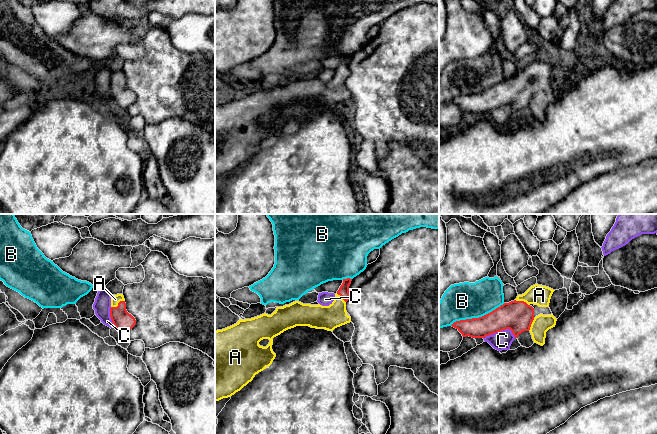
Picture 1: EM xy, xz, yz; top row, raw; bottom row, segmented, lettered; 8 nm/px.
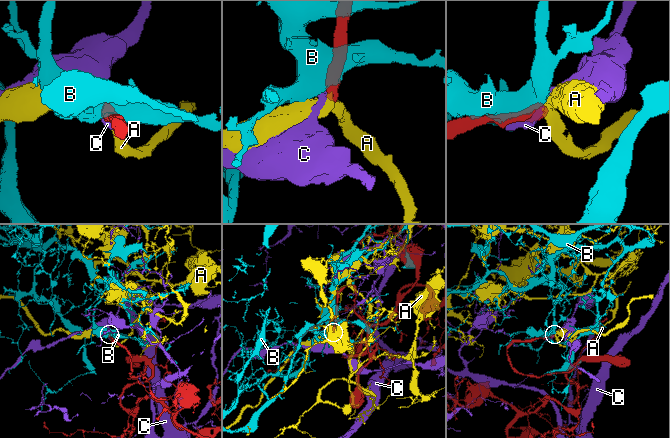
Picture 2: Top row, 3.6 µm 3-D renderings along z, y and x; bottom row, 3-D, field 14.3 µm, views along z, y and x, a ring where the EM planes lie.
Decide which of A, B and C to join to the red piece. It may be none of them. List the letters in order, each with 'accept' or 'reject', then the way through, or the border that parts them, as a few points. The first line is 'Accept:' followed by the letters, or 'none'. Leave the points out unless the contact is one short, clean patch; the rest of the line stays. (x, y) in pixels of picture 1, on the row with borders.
Accept: A
A: accept; way xy (122, 320), (118, 313), (118, 304), (115, 299)
B: reject
C: reject

